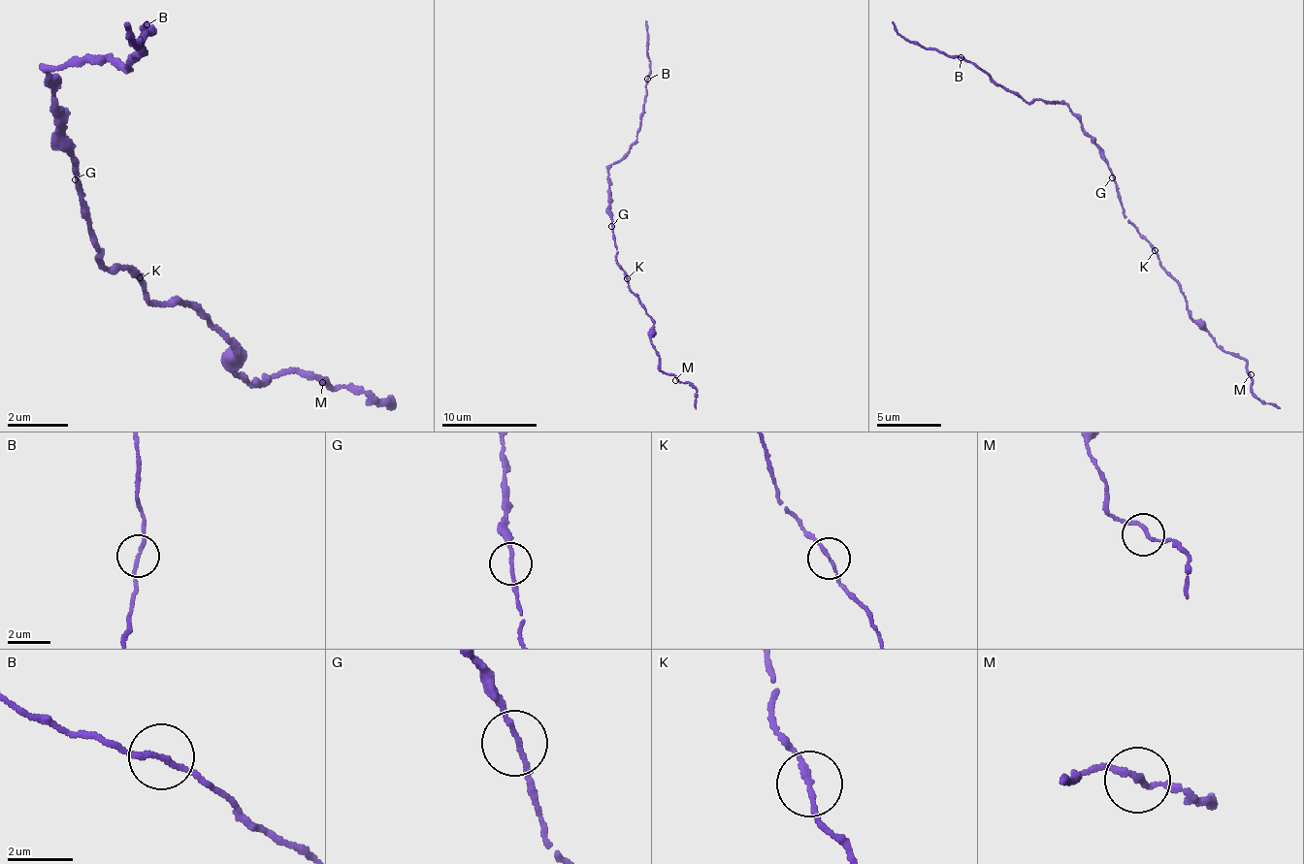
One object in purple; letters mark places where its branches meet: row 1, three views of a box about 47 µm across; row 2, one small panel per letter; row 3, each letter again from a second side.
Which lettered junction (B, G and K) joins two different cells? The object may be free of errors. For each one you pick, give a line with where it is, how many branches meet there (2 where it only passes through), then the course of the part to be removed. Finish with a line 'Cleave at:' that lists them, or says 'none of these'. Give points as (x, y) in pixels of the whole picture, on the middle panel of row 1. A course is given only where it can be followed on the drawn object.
Cleave at: none of these

